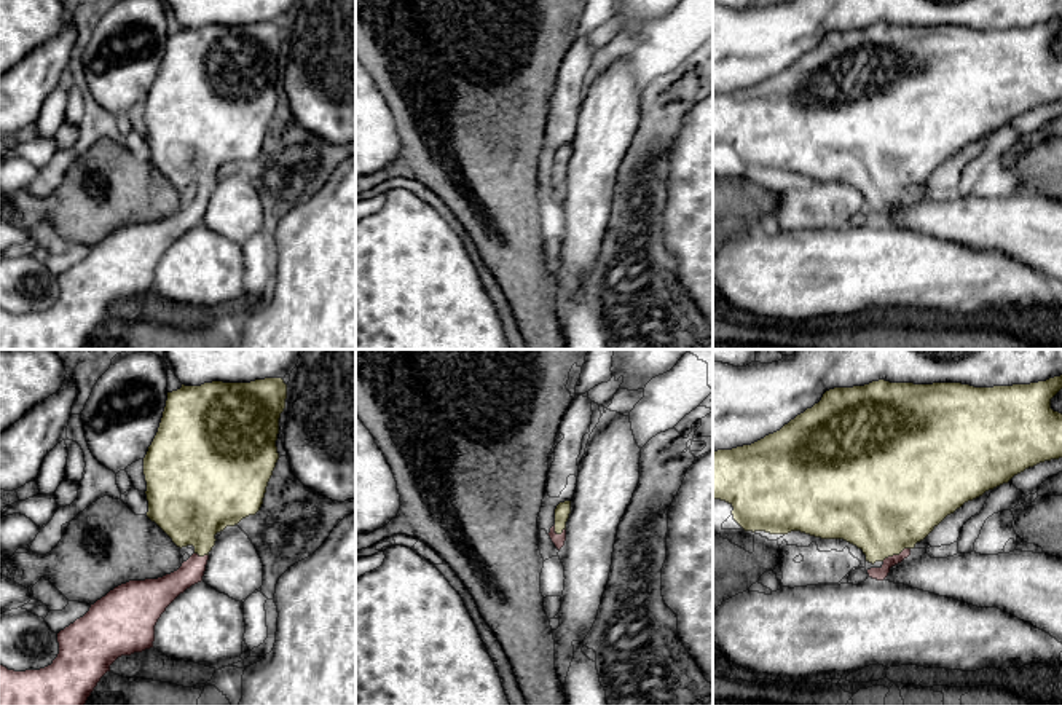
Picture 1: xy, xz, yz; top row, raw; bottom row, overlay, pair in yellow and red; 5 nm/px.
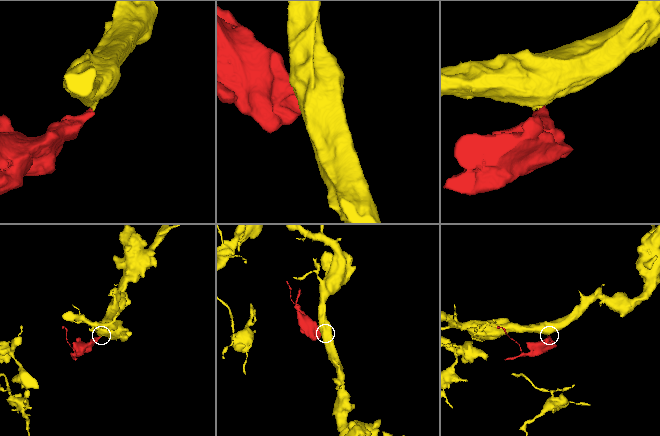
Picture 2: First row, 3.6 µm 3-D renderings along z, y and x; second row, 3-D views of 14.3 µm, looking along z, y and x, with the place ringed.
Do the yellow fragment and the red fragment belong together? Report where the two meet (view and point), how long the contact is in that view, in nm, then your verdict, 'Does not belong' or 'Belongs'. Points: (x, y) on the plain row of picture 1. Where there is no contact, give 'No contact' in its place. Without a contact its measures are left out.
Touches yellow at yz (895, 196). Shared border 160 nm. Belongs

